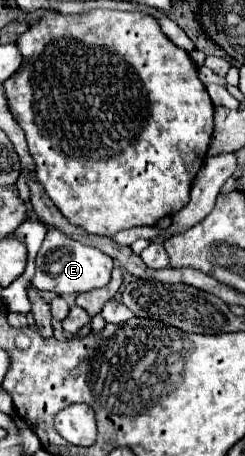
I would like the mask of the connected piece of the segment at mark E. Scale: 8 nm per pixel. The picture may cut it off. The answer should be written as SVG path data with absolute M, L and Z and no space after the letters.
M49 229L37 253L35 267L37 273L31 281L33 287L37 287L39 291L55 291L57 295L65 295L65 293L83 293L107 285L113 271L113 259L95 247L69 239L57 229Z

